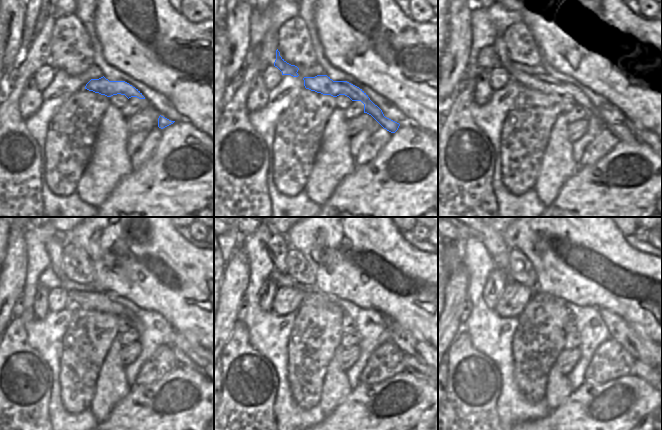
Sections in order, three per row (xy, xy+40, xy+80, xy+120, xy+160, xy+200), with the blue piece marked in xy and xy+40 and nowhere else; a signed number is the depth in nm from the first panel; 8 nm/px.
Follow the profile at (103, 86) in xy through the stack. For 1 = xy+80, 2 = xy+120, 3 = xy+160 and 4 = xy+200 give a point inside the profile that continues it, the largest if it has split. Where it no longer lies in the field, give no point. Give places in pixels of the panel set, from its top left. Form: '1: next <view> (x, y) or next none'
1: next xy+80 (545, 83)
2: next xy+120 (100, 302)
3: next xy+160 (276, 244)
4: next xy+200 (493, 240)

